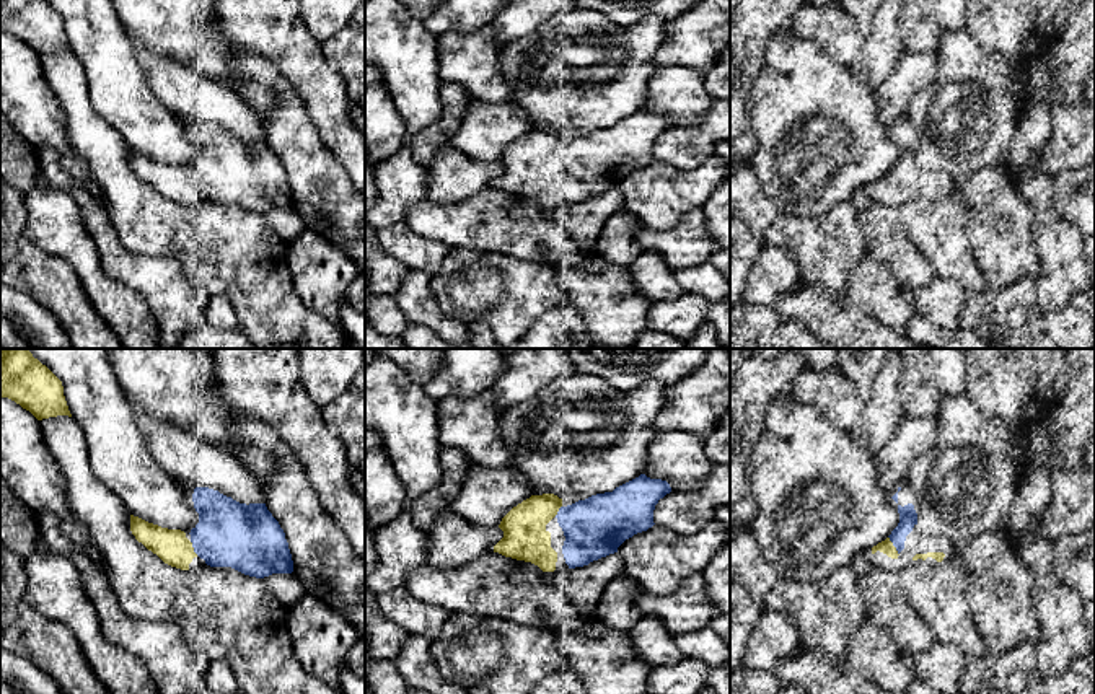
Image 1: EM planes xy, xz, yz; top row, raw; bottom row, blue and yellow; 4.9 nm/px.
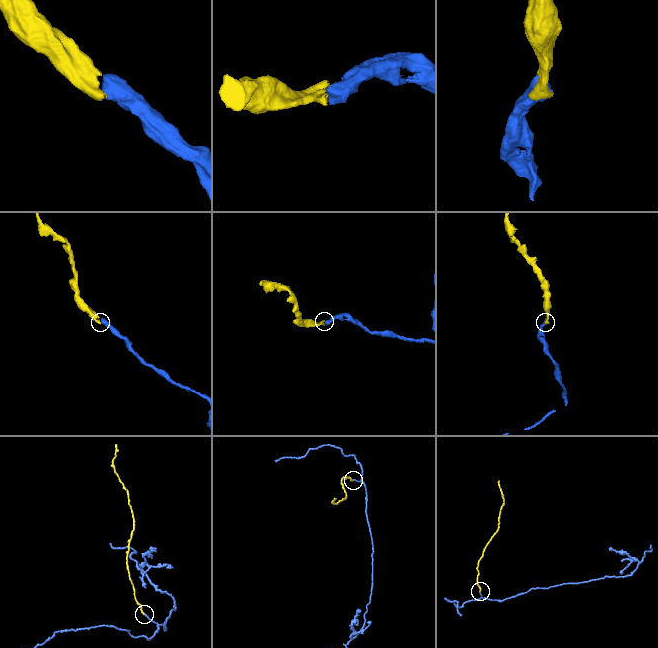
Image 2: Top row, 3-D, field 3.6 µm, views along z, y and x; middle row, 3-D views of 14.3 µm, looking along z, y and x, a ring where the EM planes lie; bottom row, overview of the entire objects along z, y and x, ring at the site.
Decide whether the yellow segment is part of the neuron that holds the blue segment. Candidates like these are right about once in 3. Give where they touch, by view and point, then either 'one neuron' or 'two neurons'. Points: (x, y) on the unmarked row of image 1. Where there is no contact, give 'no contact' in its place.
meets blue in yz at (893, 180); one neuron

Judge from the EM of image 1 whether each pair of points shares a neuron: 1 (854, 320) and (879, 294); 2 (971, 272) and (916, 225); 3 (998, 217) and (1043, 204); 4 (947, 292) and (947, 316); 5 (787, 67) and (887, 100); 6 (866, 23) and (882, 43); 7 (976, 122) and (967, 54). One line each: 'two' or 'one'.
1: two
2: one
3: two
4: one
5: two
6: two
7: one

